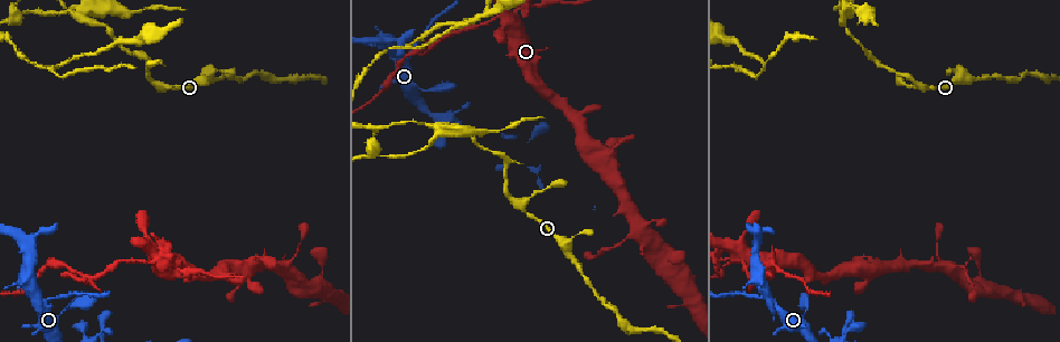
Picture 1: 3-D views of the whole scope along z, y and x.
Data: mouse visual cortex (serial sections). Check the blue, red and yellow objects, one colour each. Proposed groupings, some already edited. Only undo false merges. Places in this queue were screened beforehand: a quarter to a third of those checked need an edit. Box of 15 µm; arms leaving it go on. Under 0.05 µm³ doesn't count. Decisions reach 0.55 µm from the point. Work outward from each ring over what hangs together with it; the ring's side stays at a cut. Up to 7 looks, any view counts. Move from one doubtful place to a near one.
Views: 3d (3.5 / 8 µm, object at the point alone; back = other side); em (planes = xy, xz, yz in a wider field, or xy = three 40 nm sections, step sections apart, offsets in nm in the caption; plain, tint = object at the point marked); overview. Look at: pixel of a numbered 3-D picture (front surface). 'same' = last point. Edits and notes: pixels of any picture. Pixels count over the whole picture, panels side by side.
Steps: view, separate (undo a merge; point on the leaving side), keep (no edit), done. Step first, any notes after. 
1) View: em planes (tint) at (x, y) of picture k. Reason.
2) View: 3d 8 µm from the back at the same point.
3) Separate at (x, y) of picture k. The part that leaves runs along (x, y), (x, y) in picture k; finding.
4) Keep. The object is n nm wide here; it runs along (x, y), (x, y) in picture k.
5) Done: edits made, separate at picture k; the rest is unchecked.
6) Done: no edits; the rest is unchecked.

View: 3d 3.5 µm at (515, 24) of picture 1. Four arms meet.

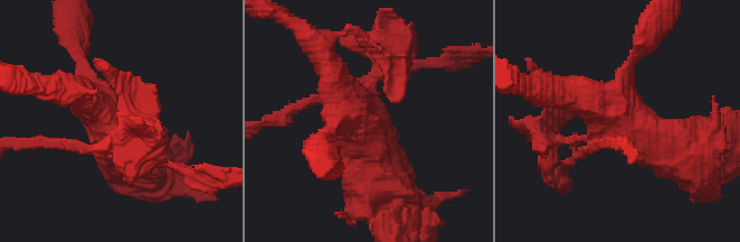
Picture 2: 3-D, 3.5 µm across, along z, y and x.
View: em planes (tint) at (614, 124) of picture 2. 4 arms meet here; the arms are 150, 250, 450, 700 nm wide.

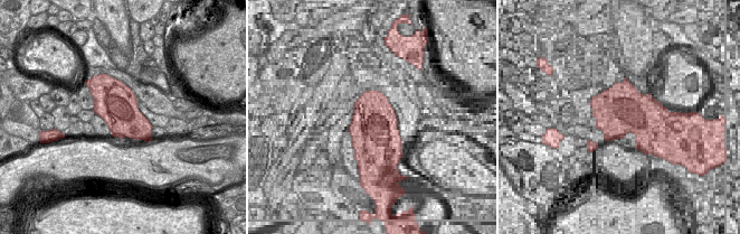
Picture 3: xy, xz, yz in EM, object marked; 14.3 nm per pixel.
Separate at (551, 137) of picture 2. The part that leaves runs along (370, 87), (380, 49), (401, 58) in picture 2; two cells meet here.

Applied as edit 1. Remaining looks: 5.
View: overview. Redraw.

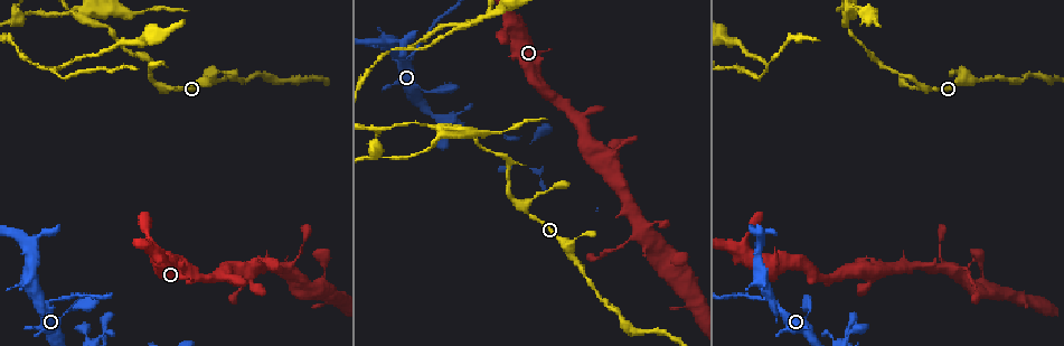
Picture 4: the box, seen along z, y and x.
View: 3d 8 µm from the back at (778, 310) of picture 4. Calibre changes.

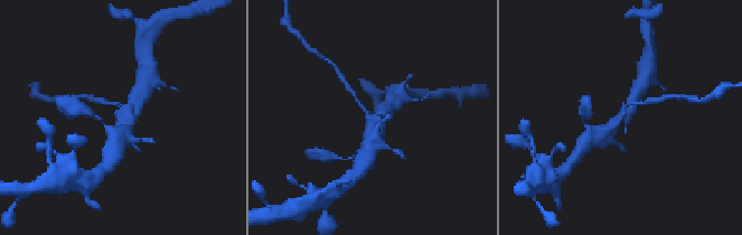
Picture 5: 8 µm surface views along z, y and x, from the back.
View: 3d 3.5 µm at (625, 115) of picture 5.

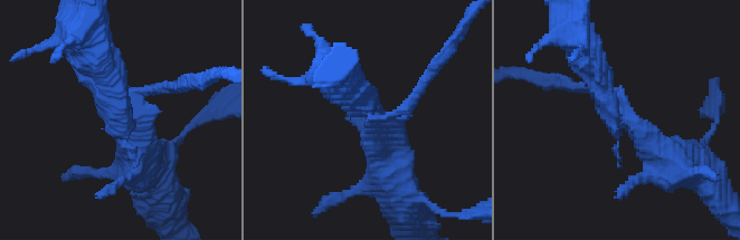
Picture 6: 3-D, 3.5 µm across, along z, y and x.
View: em xy step 3 (tint) at (620, 112) of picture 6. Shape alone is not enough.

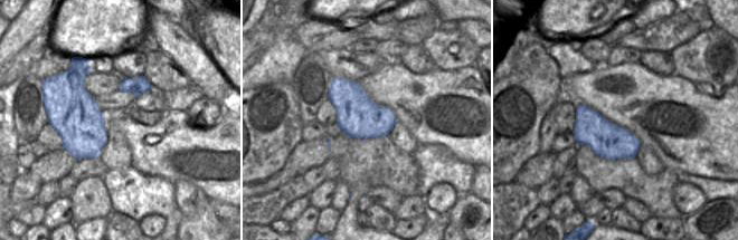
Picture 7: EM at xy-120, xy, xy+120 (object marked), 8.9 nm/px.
Separate at (420, 90) of picture 6. A second cell is stuck on.

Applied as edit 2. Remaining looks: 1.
Done: edits made, separate at picture 2, separate at picture 6; the rest is unchecked.

